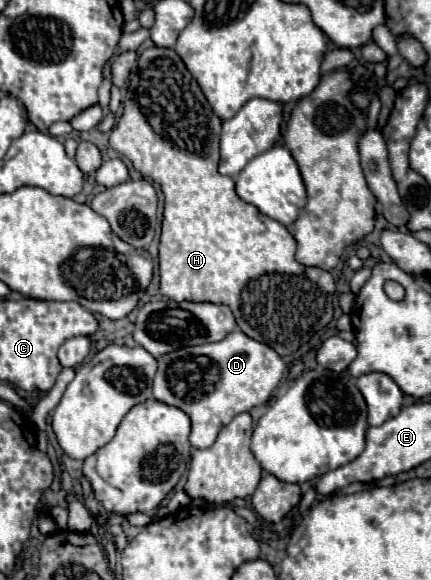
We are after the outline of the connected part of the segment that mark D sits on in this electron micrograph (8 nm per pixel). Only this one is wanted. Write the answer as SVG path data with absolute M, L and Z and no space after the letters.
M233 331L219 343L183 347L161 355L153 379L153 397L185 411L191 419L189 443L195 449L207 449L235 415L263 405L271 397L283 371L285 363L271 347L247 337L243 331Z

